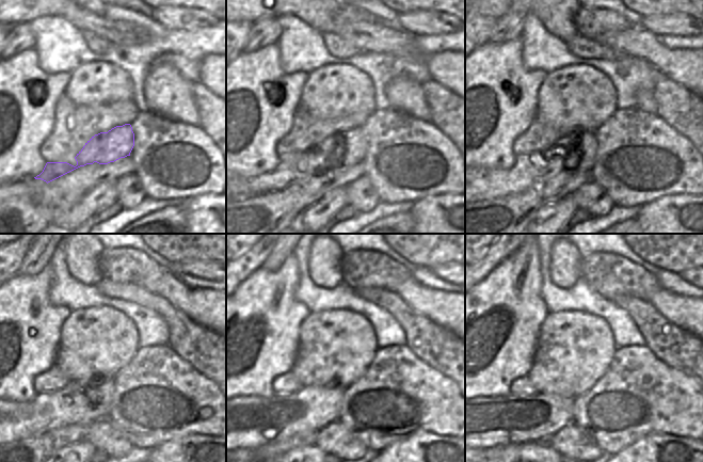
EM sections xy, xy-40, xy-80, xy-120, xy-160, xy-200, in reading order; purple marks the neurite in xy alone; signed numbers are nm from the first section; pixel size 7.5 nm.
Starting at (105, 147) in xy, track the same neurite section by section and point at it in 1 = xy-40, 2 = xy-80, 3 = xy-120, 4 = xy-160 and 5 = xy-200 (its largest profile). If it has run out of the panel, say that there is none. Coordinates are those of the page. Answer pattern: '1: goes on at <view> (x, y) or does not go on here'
1: goes on at xy-40 (348, 148)
2: goes on at xy-80 (573, 154)
3: goes on at xy-120 (81, 402)
4: goes on at xy-160 (251, 421)
5: goes on at xy-200 (486, 421)

